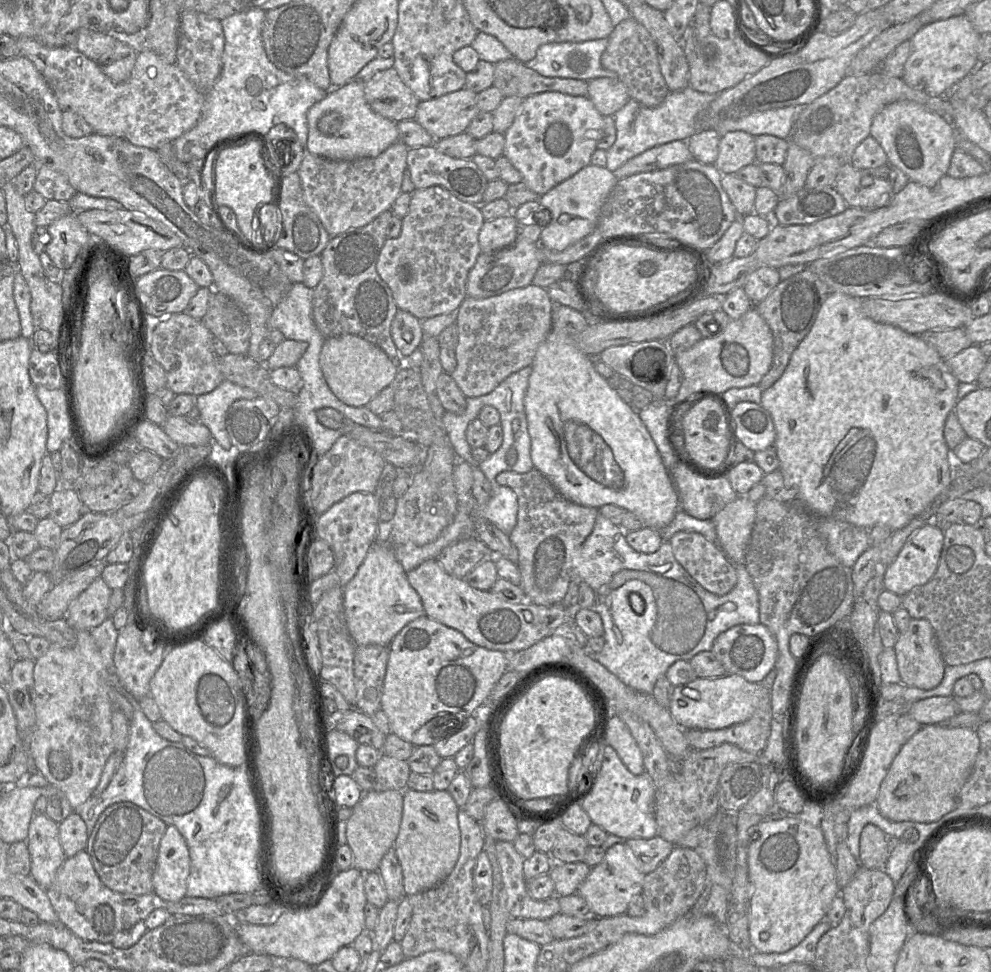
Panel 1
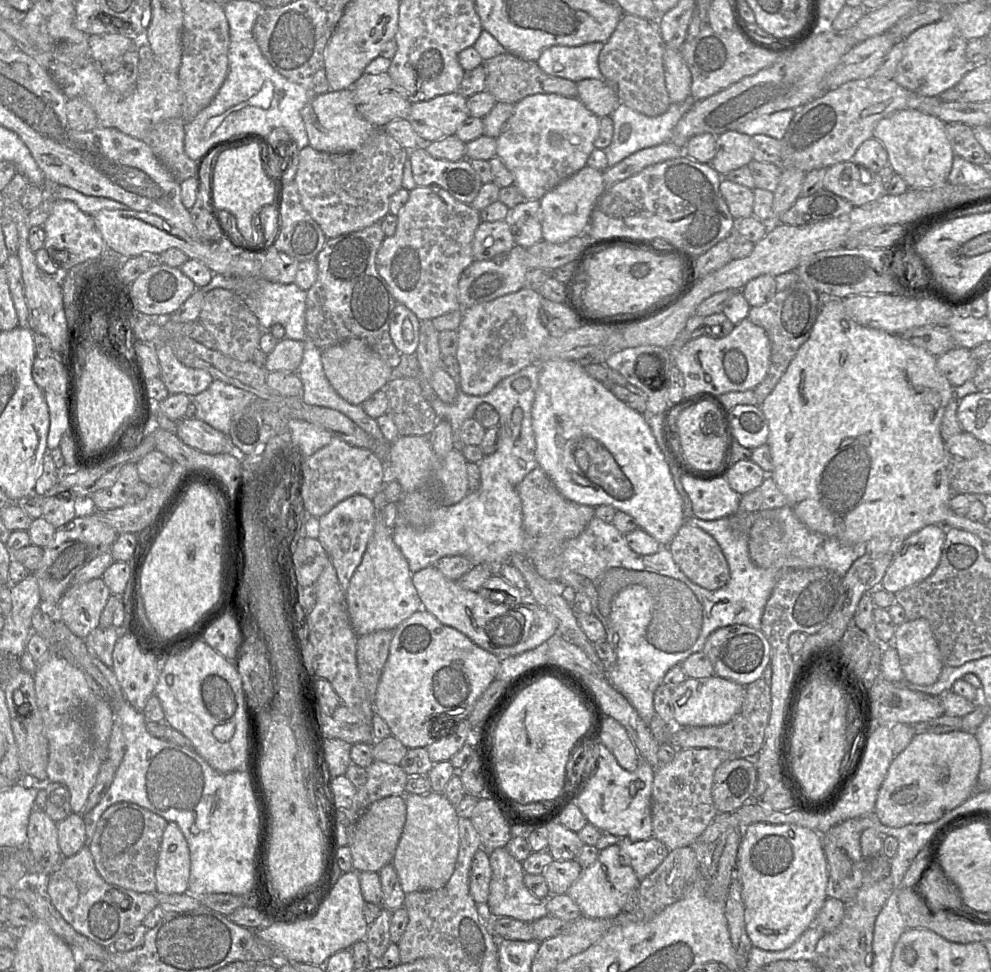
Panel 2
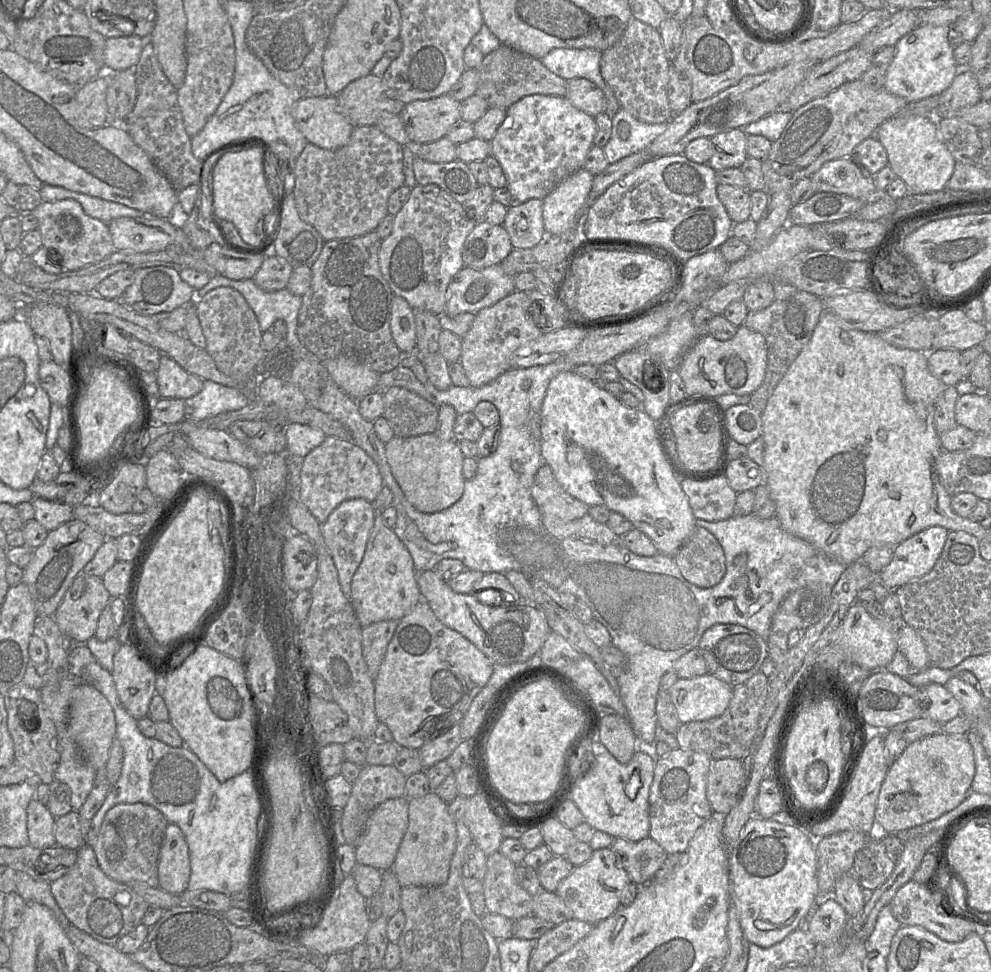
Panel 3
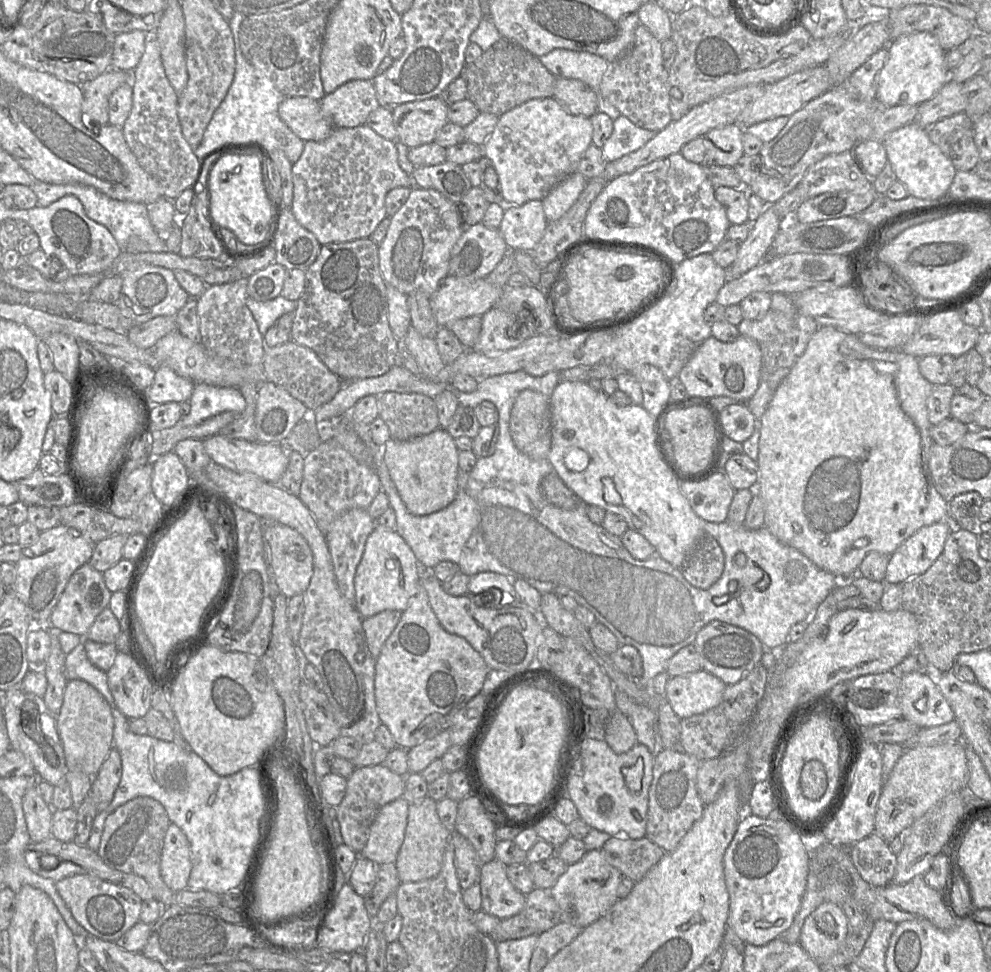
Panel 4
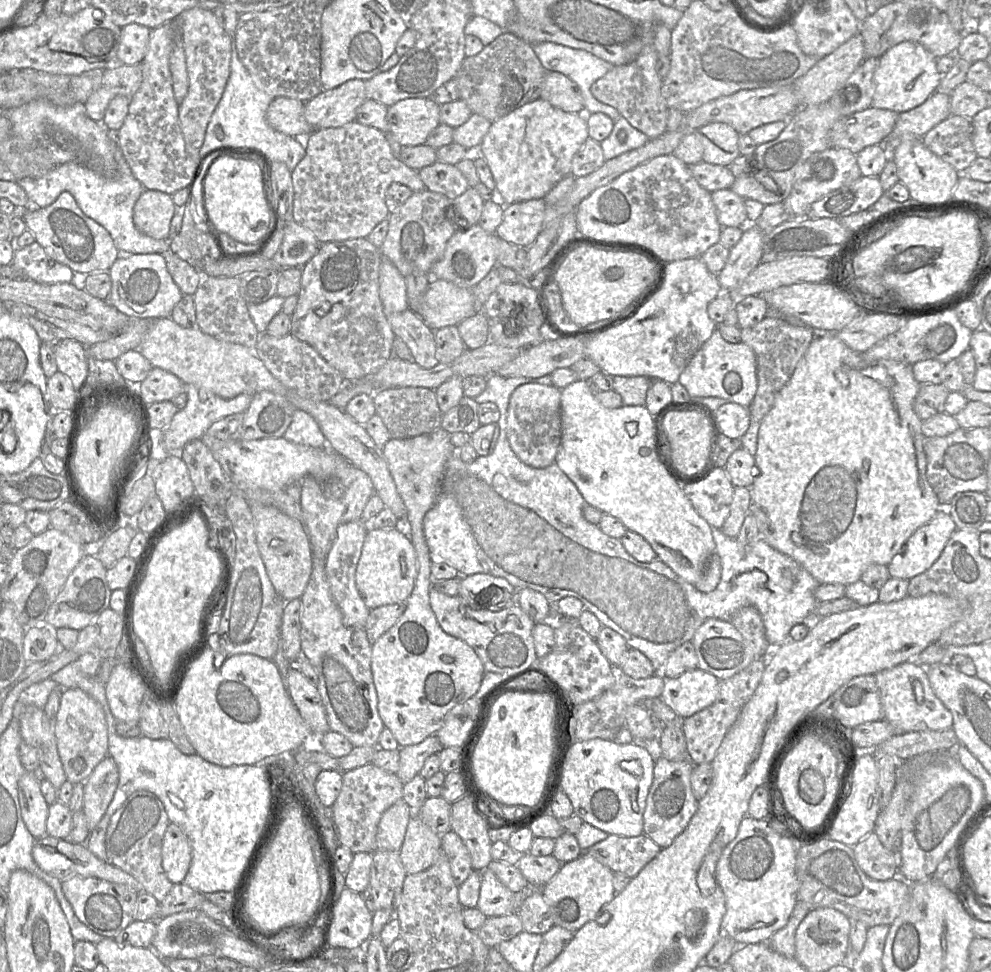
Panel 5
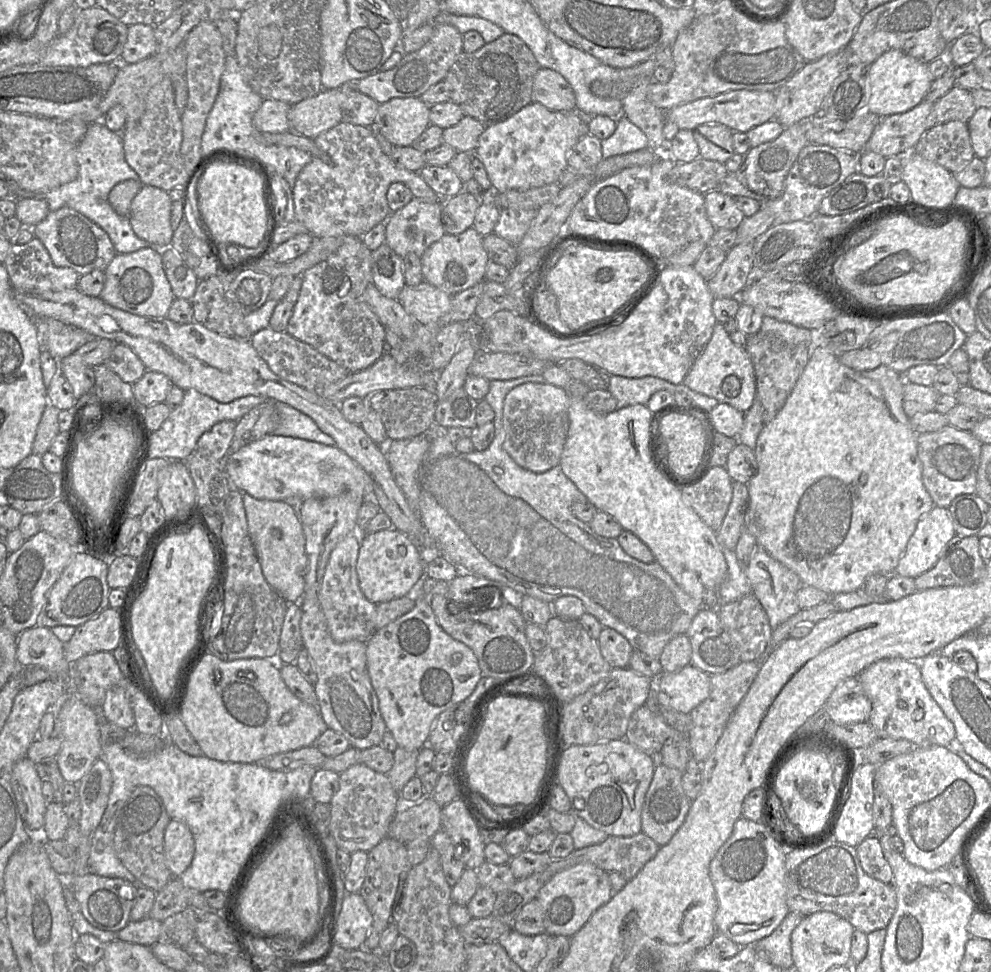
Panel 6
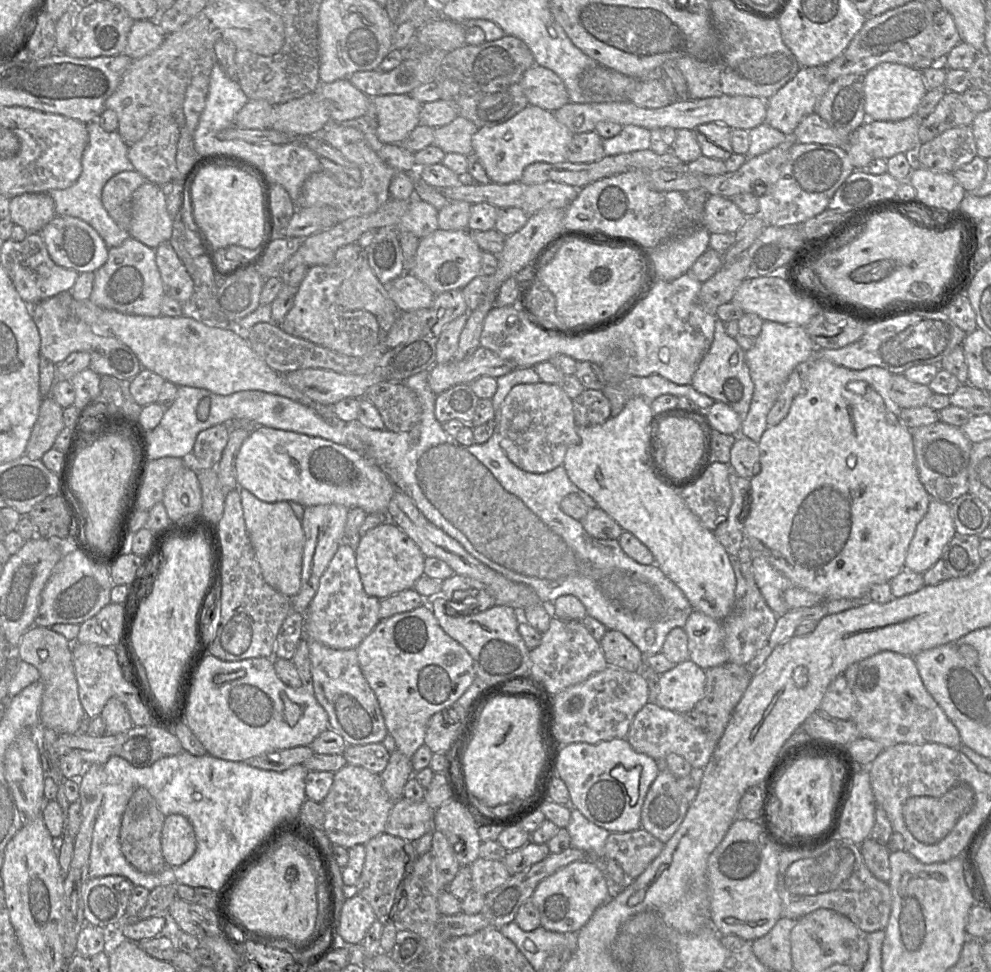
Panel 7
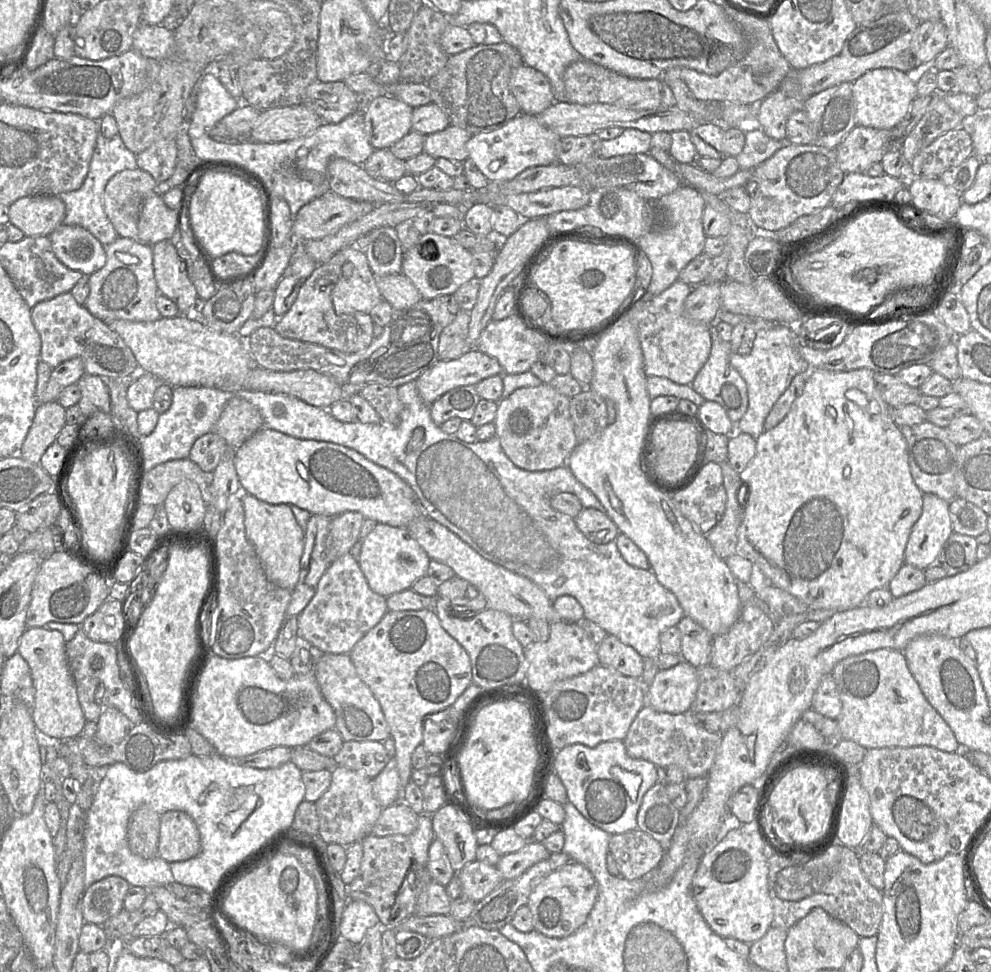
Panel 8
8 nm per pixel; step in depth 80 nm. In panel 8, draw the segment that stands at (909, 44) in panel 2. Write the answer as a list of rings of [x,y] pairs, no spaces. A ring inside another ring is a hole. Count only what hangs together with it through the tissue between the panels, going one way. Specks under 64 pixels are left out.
[[[877,68],[867,71],[852,83],[852,94],[856,109],[856,125],[884,130],[895,127],[908,112],[911,102],[918,96],[915,76],[894,68]]]

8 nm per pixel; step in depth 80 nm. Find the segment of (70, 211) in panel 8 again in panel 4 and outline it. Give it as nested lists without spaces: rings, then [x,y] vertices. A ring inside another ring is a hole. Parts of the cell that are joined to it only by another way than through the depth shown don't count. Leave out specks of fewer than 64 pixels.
[[[35,181],[29,187],[36,194],[38,200],[37,206],[40,207],[46,207],[65,195],[73,195],[78,198],[87,217],[105,226],[113,235],[123,252],[168,252],[163,237],[160,237],[150,222],[147,205],[143,203],[116,200],[92,186],[77,183],[49,184]]]

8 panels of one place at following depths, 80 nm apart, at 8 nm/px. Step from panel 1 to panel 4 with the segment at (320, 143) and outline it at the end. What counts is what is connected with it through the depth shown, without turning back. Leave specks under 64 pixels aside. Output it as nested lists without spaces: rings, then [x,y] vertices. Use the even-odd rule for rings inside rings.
[[[285,97],[278,113],[282,121],[304,142],[323,141],[335,128],[322,112],[320,102],[309,97]]]

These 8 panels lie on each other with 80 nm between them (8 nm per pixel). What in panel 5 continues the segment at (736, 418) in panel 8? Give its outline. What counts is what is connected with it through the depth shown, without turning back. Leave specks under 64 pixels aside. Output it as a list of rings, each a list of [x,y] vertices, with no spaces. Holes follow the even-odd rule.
[[[715,329],[710,338],[690,359],[678,382],[691,398],[718,397],[749,408],[758,387],[756,356],[743,342],[728,343]]]

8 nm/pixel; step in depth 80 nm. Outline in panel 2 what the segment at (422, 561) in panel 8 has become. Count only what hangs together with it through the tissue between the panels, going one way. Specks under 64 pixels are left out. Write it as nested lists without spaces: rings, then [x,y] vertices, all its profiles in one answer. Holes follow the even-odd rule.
[[[384,488],[372,499],[374,530],[362,561],[353,573],[345,592],[347,612],[352,629],[357,636],[379,630],[394,630],[414,612],[422,608],[421,600],[412,583],[408,562],[395,545],[392,530],[385,525],[384,508],[388,503]]]

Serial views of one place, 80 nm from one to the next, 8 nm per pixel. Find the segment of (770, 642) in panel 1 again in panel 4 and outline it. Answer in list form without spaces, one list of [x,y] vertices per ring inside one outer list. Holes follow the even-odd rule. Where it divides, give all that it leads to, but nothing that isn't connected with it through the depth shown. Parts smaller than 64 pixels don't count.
[[[712,621],[696,635],[694,646],[701,657],[702,669],[715,675],[726,685],[739,682],[760,663],[765,647],[750,632],[722,621]]]

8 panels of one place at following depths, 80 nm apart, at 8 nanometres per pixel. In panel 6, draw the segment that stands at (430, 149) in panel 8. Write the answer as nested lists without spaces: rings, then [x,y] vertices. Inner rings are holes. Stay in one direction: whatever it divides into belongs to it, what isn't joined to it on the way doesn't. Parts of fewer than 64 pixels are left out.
[[[464,116],[456,125],[443,129],[443,143],[457,152],[476,152],[479,136],[488,128],[471,116]]]

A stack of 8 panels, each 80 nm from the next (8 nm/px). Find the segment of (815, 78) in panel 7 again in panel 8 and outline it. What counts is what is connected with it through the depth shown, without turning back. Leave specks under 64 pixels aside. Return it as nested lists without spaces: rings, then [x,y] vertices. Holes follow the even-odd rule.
[[[776,90],[756,105],[756,118],[764,133],[775,140],[786,141],[786,123],[789,116],[803,110],[805,100],[787,96]]]

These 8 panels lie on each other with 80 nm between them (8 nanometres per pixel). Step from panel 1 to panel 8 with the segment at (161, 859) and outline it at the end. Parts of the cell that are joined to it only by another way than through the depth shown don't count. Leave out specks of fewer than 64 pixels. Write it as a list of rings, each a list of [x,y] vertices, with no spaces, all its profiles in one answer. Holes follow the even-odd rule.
[[[168,811],[160,817],[158,856],[168,863],[185,861],[201,851],[200,834],[185,812]]]

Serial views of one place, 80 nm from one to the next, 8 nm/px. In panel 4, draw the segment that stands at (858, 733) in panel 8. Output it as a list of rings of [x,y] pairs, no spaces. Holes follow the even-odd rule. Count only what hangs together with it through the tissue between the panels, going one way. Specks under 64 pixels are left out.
[[[911,672],[900,677],[899,705],[903,719],[920,728],[939,726],[955,719],[934,675]]]

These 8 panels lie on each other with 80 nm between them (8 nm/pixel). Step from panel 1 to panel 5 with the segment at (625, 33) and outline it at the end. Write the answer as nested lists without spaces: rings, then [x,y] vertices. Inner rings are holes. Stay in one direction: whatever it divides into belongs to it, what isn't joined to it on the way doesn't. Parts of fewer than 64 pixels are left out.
[[[653,43],[645,46],[637,58],[625,65],[613,66],[590,87],[592,95],[600,102],[617,109],[634,128],[654,139],[666,132],[669,107],[661,95],[663,79],[656,71],[659,55]]]

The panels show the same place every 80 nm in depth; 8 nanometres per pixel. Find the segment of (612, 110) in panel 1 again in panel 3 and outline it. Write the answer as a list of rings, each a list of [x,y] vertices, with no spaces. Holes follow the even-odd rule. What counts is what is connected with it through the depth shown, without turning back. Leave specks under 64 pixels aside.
[[[588,79],[568,80],[565,98],[575,108],[592,117],[605,112],[606,99],[603,91]]]

